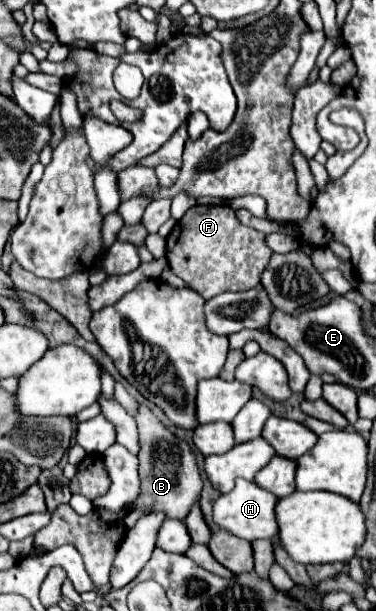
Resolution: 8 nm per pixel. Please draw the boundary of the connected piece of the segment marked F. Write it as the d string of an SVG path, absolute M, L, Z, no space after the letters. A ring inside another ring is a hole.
M193 206L176 223L166 242L169 268L203 298L257 288L259 276L273 254L265 246L263 234L243 226L229 206Z

